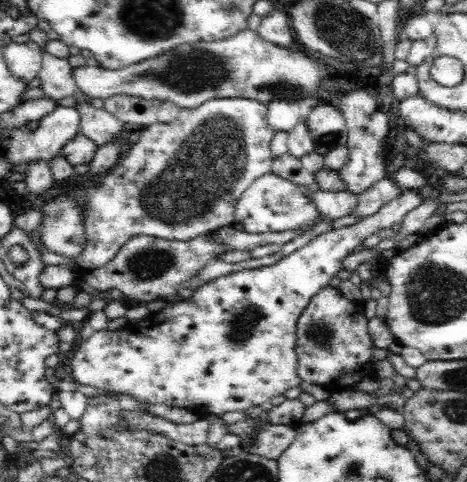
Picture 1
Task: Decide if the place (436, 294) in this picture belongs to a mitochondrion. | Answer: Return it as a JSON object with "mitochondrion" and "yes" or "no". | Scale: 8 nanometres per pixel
{"mitochondrion":"yes"}

